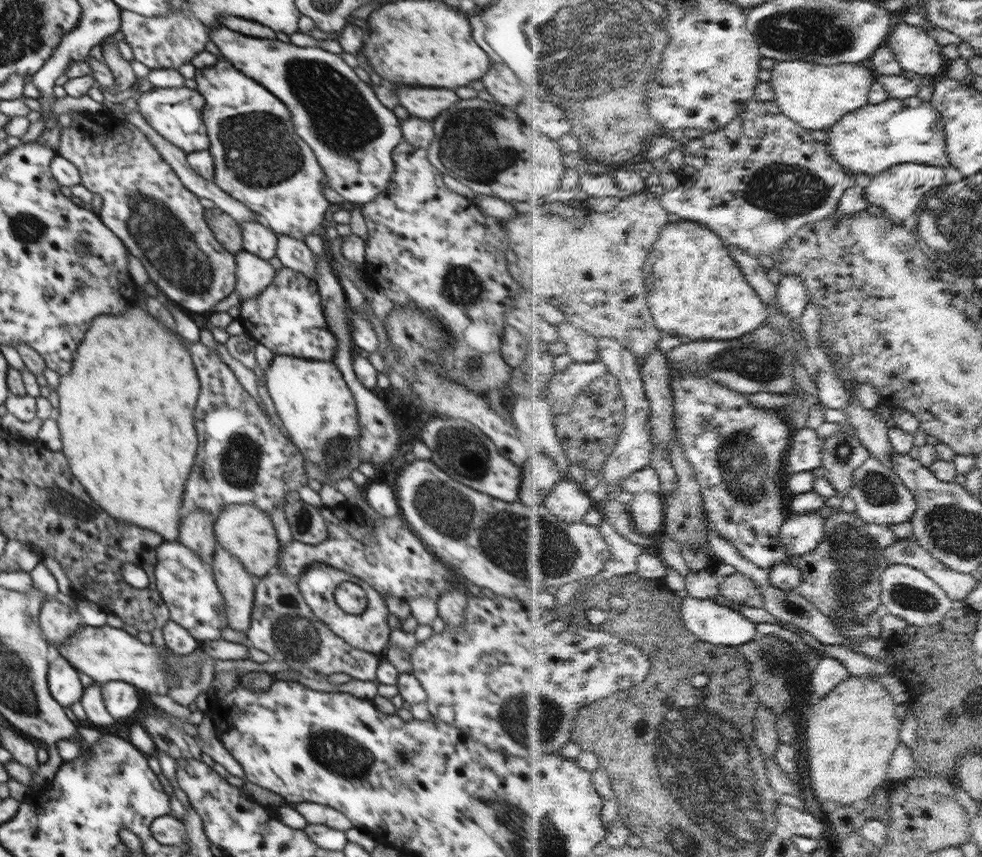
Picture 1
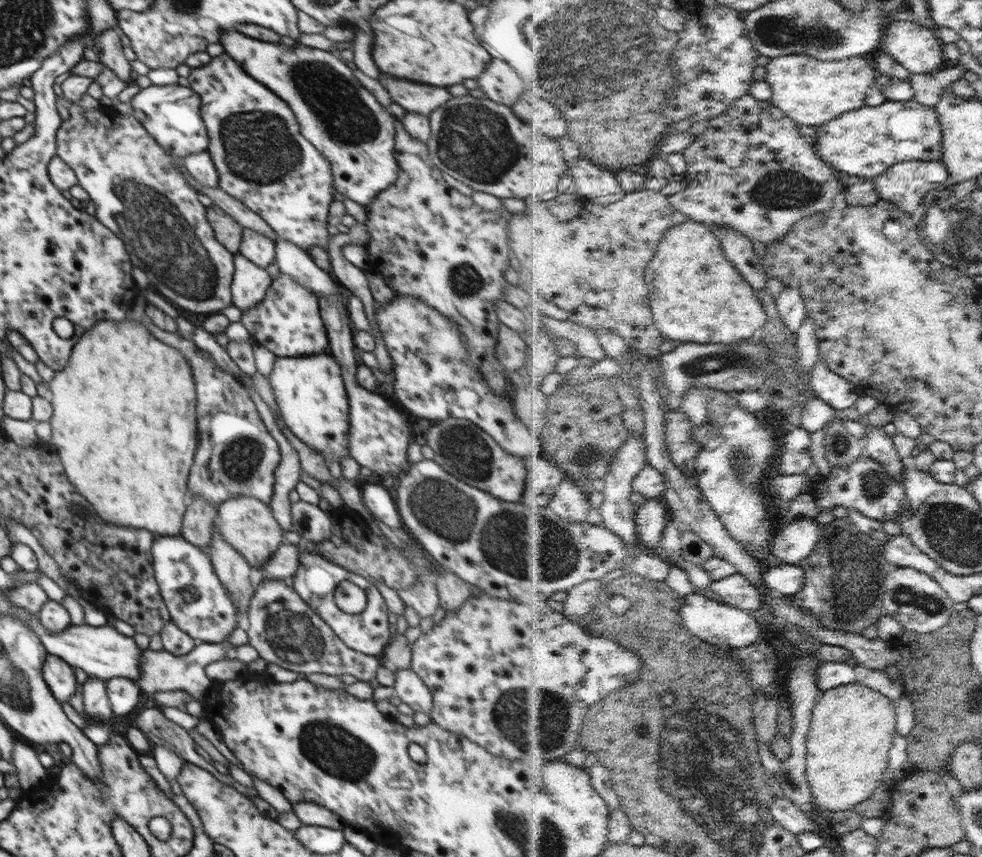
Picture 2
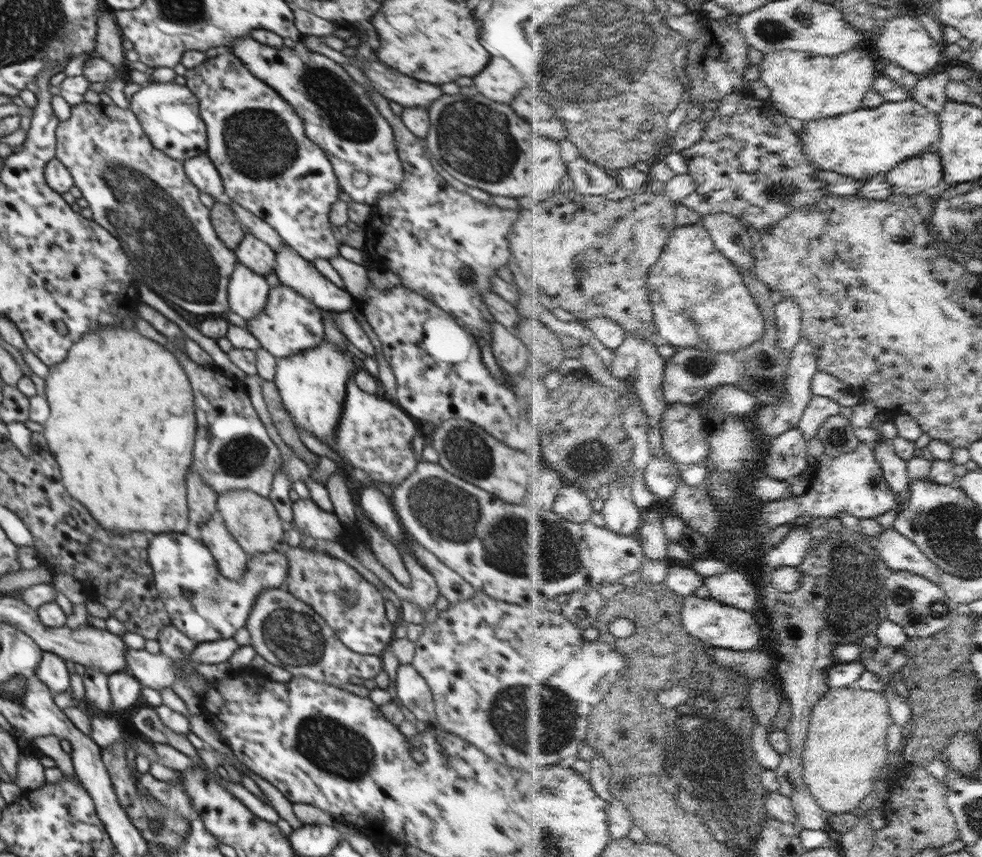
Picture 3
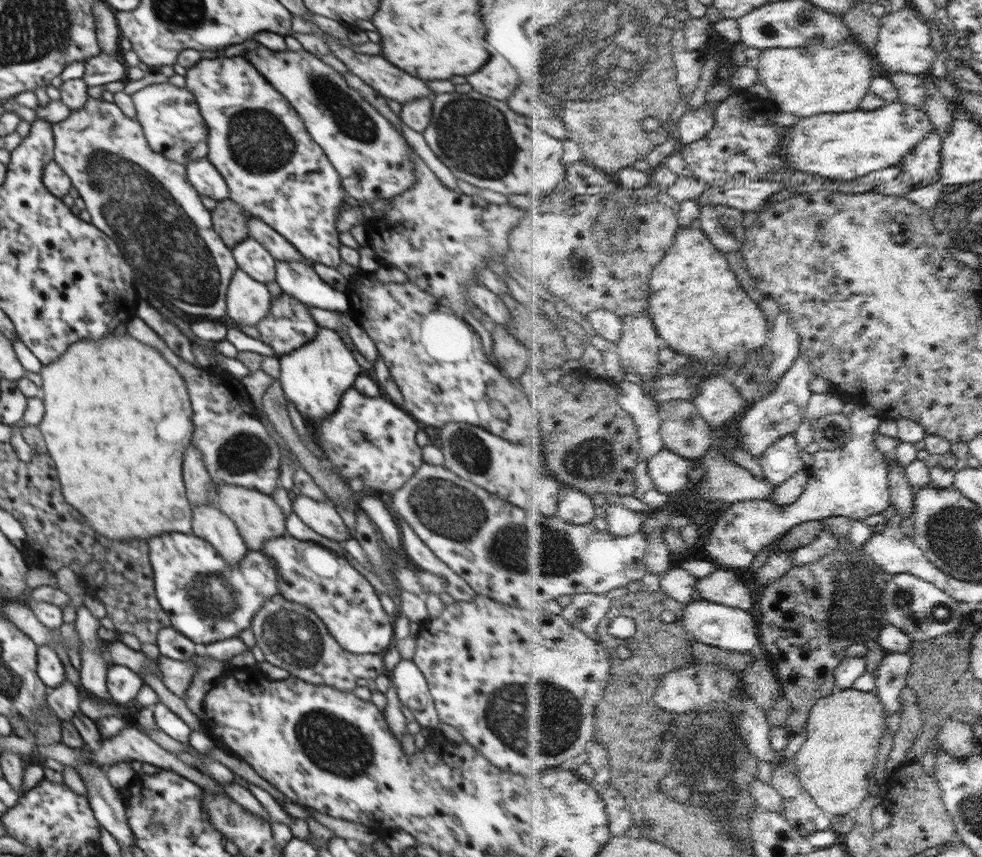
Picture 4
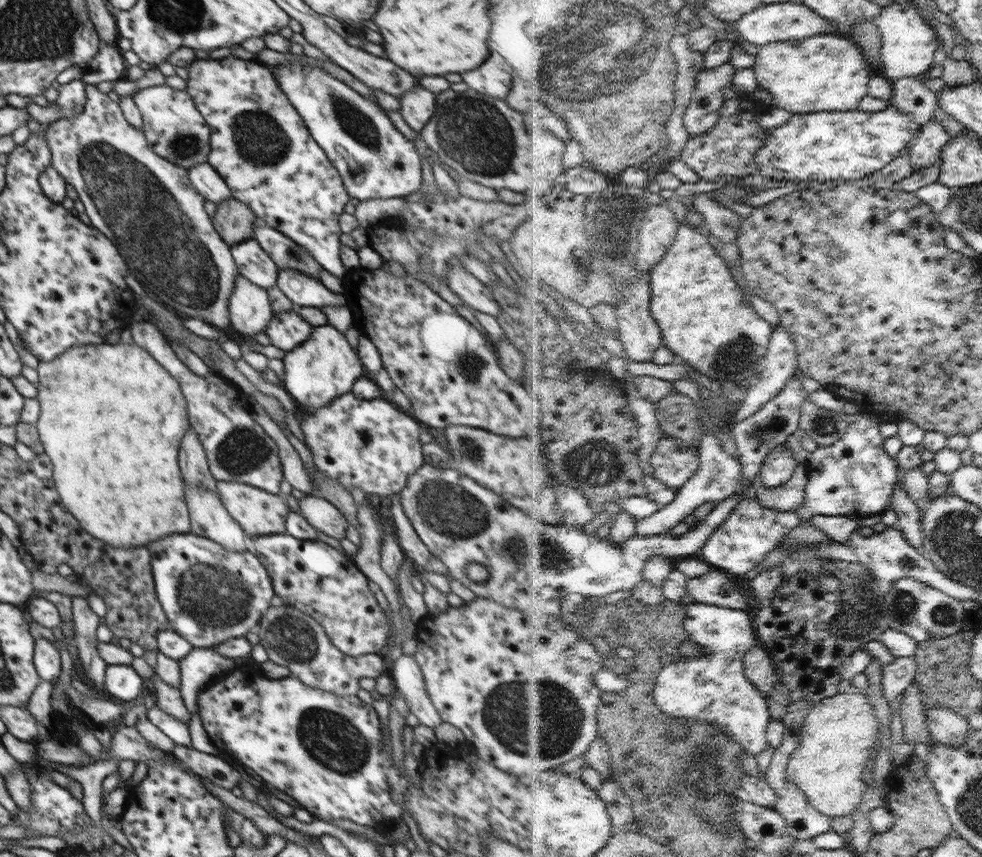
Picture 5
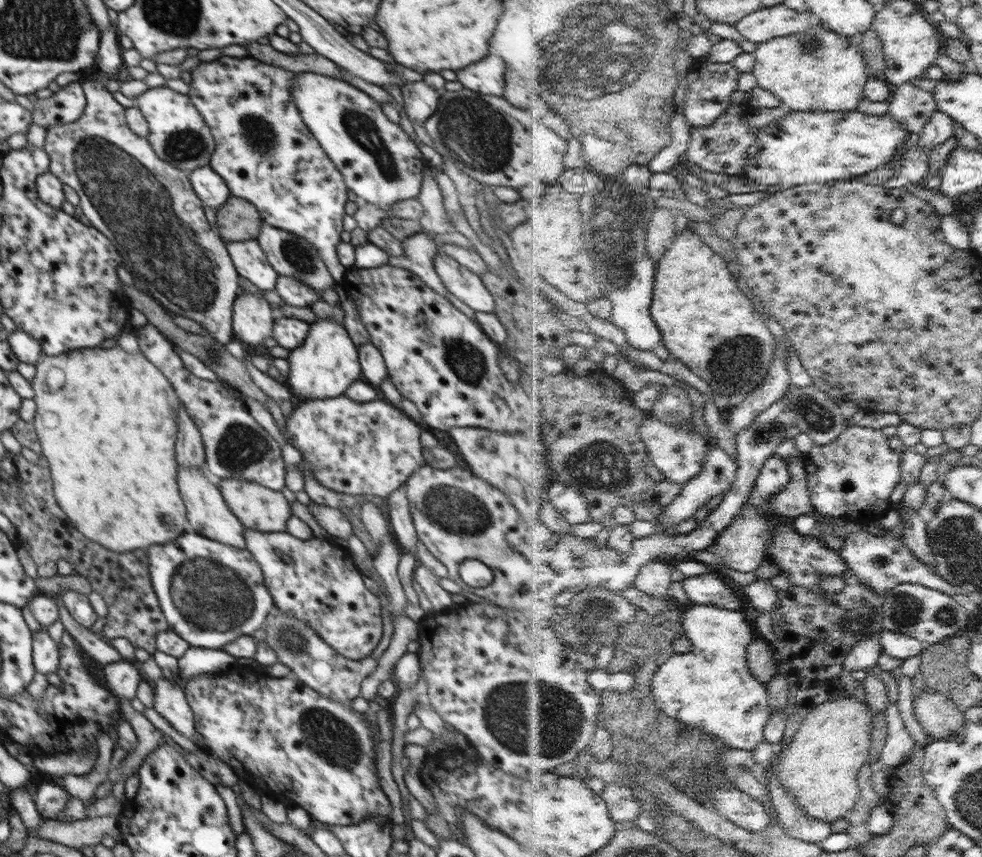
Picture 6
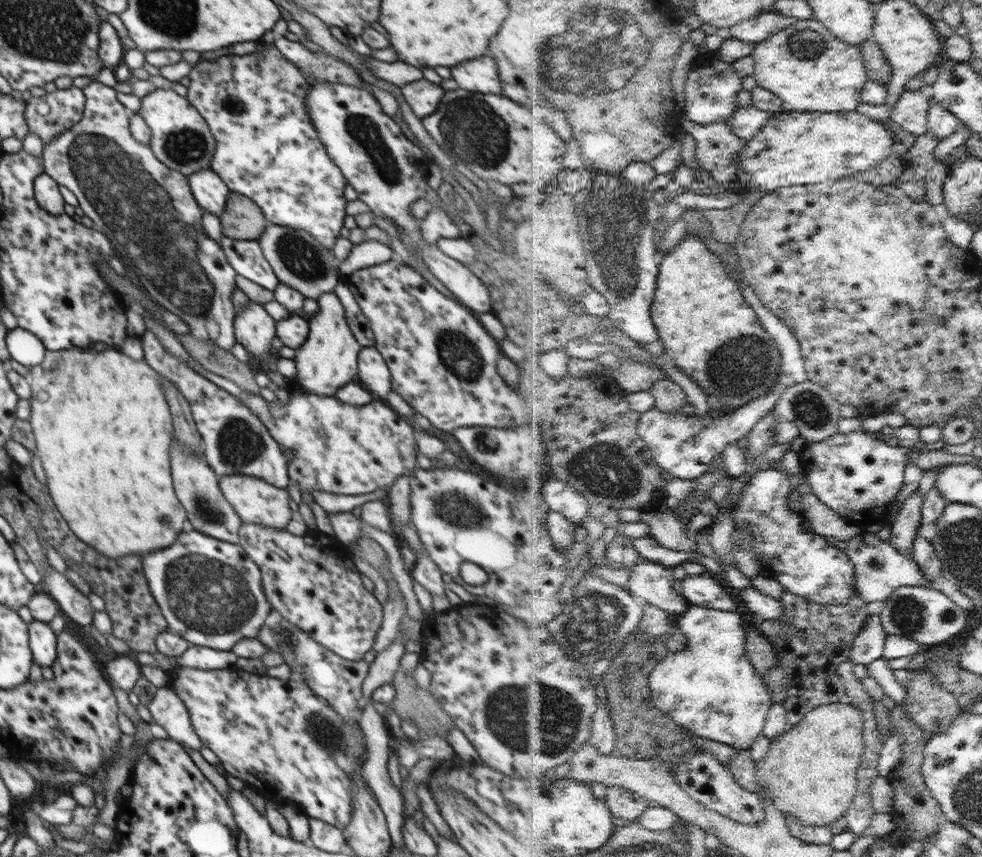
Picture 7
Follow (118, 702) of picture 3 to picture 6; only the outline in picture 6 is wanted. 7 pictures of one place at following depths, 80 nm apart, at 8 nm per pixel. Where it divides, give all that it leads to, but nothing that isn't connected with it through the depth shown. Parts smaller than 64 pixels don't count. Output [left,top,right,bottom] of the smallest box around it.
[103,659,143,699]

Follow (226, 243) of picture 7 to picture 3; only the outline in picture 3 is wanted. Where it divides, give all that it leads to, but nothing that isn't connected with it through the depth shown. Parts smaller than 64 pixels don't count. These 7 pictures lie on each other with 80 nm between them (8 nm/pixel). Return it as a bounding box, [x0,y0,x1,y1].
[235,233,275,277]

